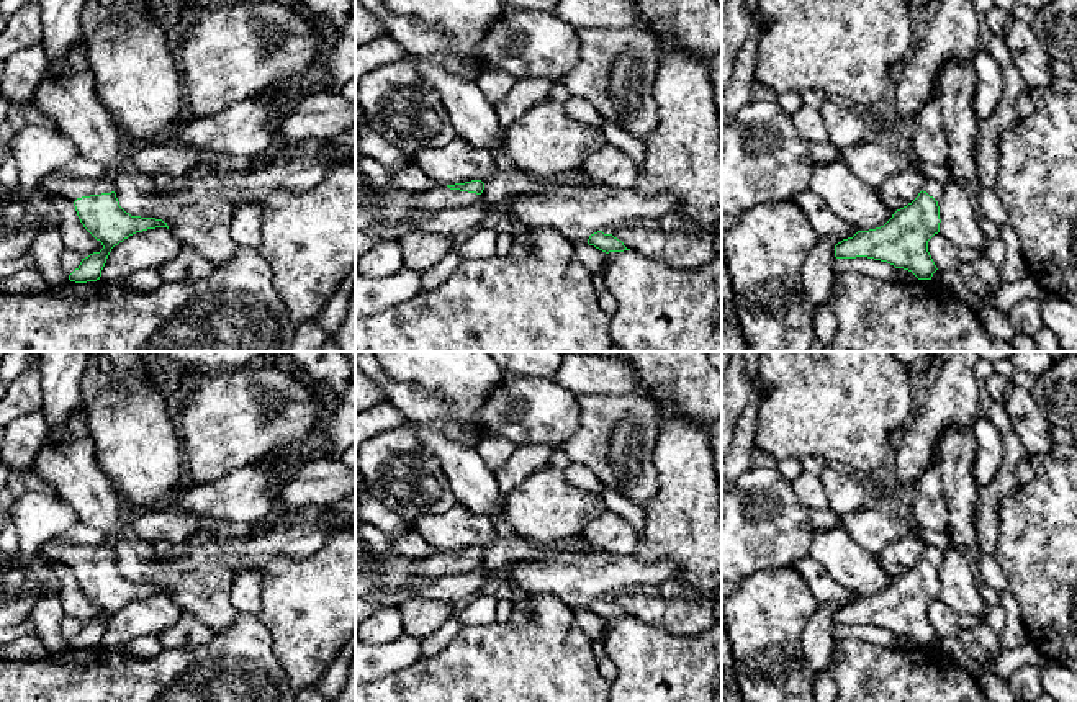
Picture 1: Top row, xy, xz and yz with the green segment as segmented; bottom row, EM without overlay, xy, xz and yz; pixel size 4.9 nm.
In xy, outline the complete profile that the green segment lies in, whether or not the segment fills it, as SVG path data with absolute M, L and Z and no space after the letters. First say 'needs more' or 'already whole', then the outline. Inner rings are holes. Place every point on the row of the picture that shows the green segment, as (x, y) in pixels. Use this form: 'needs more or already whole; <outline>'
needs more; M61 170L46 173L39 187L47 195L69 198L83 227L101 242L103 249L82 259L80 265L69 275L70 281L97 281L115 245L136 232L155 227L167 227L167 223L155 218L131 216L116 198L116 187L111 175L100 180L79 178Z

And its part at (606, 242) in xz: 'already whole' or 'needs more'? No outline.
already whole

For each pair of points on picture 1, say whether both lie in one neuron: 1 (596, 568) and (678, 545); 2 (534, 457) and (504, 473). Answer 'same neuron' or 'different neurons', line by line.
1: different neurons
2: same neuron

